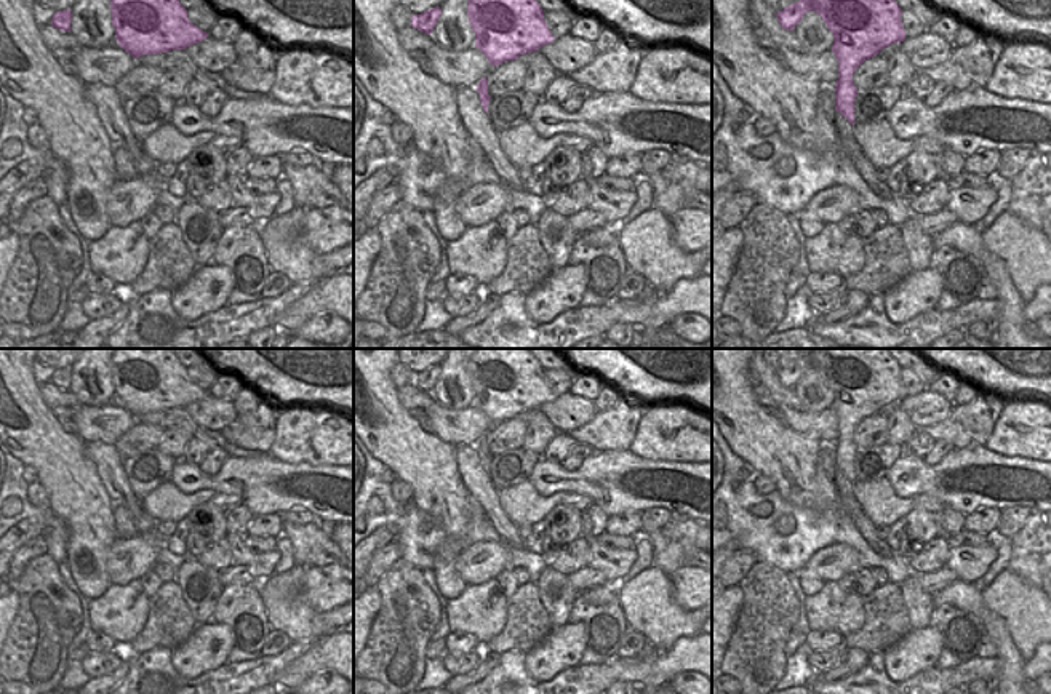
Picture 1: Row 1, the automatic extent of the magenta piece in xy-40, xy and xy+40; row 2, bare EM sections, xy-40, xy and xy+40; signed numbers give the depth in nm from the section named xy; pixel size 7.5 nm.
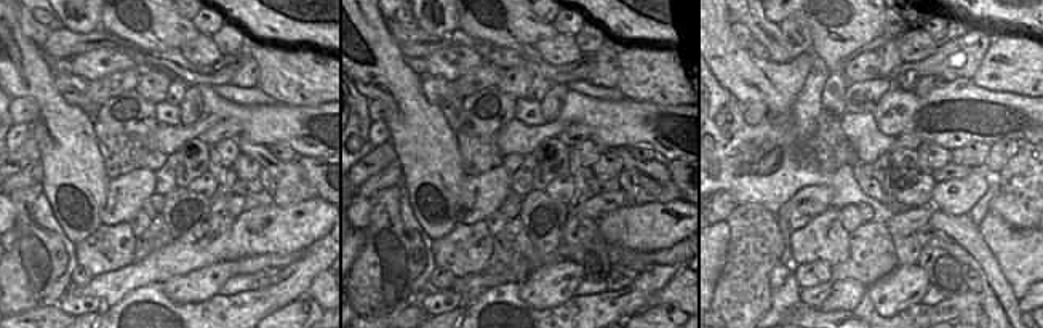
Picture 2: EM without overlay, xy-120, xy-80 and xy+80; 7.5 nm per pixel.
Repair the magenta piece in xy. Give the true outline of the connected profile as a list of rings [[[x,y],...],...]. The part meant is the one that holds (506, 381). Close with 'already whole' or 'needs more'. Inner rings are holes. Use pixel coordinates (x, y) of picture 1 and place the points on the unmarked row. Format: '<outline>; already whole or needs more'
[[[475,349],[467,360],[467,374],[475,406],[493,425],[555,398],[529,349]]]; already whole

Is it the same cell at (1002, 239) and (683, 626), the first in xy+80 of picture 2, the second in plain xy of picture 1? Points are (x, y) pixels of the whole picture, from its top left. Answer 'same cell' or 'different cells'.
same cell

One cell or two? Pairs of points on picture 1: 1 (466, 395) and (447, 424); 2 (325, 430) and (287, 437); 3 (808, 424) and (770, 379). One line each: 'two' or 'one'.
1: two
2: one
3: one

